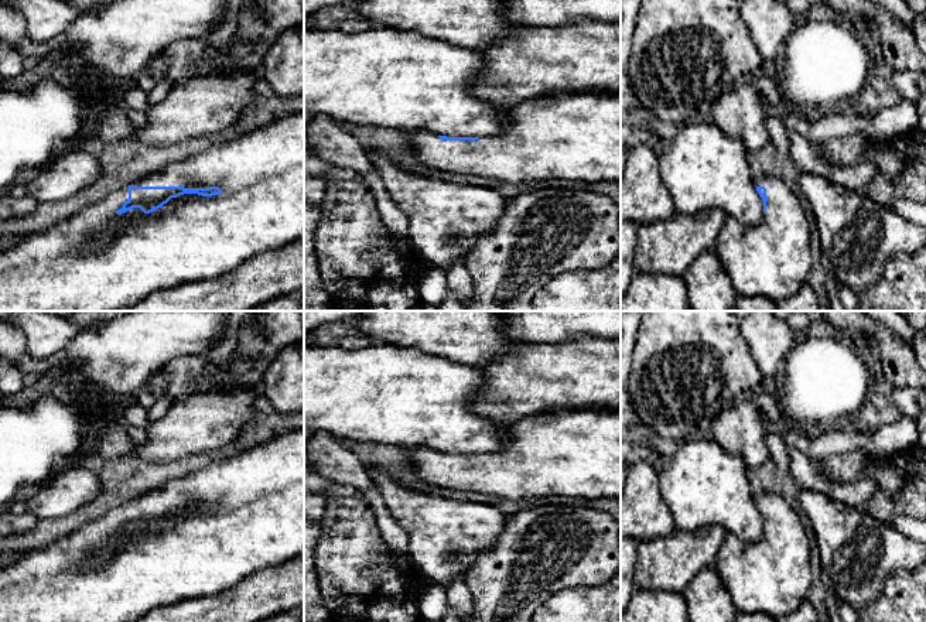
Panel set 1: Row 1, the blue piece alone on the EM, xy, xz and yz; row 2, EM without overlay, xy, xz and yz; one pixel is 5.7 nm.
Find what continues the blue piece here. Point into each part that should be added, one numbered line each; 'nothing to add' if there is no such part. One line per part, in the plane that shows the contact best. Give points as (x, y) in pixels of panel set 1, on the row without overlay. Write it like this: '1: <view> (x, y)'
1: xy (260, 525)

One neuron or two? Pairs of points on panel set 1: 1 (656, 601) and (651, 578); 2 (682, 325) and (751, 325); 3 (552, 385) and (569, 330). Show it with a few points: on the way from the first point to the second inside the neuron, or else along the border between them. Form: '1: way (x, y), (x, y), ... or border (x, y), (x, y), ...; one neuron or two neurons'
1: border (636, 585), (645, 590), (673, 590), (682, 594); two neurons
2: border (740, 325), (740, 332), (752, 356); two neurons
3: border (598, 335), (583, 335), (554, 344), (533, 344); two neurons

